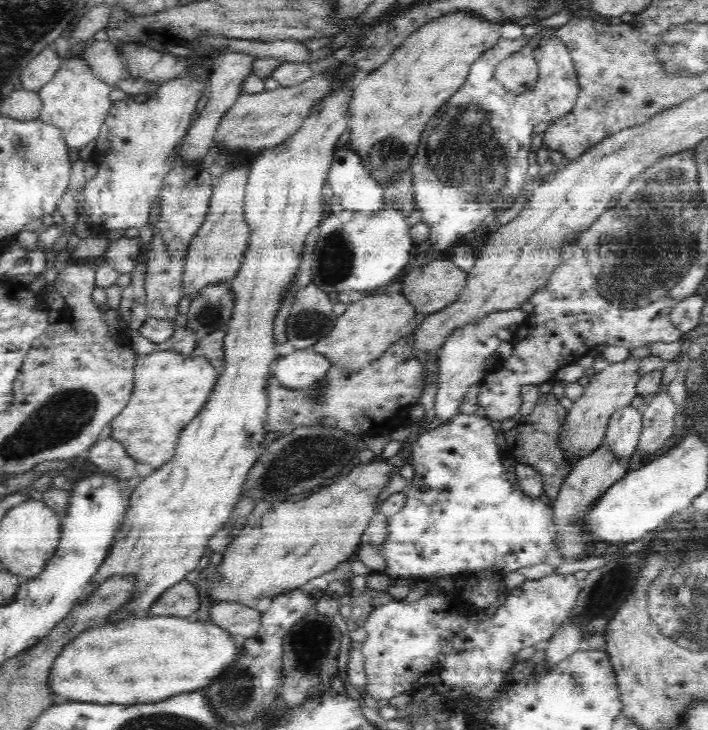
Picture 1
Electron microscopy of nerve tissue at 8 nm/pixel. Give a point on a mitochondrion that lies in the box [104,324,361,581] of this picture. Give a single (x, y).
(303, 462)

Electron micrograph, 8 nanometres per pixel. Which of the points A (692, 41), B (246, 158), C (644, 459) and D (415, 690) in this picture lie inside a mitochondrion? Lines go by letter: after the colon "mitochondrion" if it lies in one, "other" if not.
A: mitochondrion
B: other
C: other
D: other

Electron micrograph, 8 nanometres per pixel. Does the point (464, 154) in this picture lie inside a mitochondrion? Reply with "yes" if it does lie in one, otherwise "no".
yes

